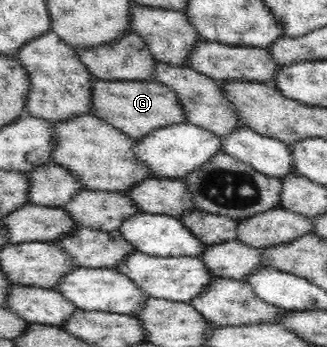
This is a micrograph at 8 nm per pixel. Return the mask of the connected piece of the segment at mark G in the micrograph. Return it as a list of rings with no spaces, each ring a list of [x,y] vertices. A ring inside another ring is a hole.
[[[95,78],[91,82],[91,115],[100,121],[132,137],[144,138],[160,128],[174,124],[186,124],[183,108],[176,93],[160,82],[152,81],[107,81]]]

